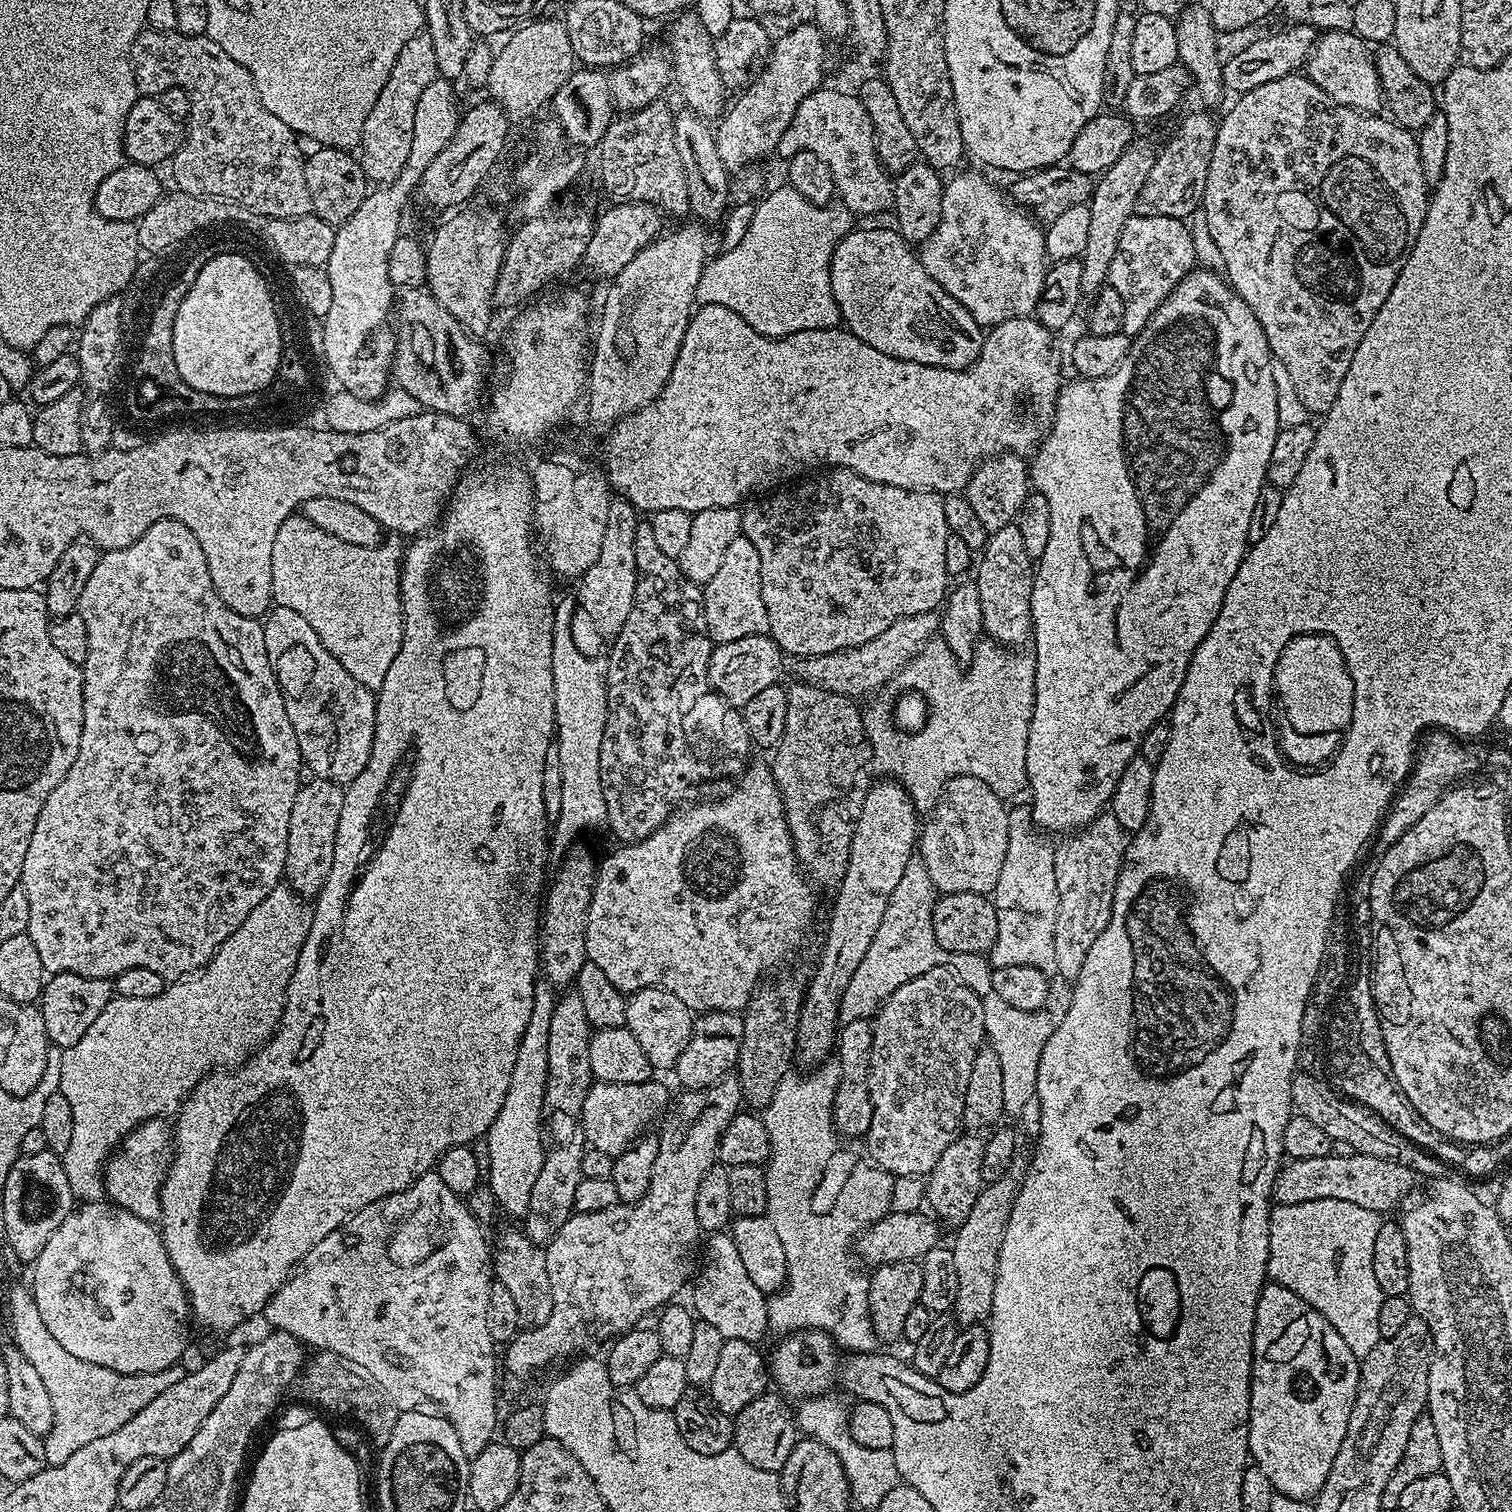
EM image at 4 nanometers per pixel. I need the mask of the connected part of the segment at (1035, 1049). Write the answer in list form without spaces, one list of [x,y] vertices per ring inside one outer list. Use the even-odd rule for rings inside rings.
[[[999,994],[983,996],[984,1030],[987,1043],[998,1054],[998,1062],[1002,1066],[1002,1102],[1004,1111],[1010,1117],[1020,1116],[1028,1108],[1028,1103],[1036,1100],[1038,1086],[1038,1062],[1042,1062],[1042,1050],[1046,1050],[1046,1042],[1050,1042],[1050,1034],[1056,1029],[1057,1021],[1052,1020],[1048,1010],[1031,1012],[1017,1010],[1005,1002]]]

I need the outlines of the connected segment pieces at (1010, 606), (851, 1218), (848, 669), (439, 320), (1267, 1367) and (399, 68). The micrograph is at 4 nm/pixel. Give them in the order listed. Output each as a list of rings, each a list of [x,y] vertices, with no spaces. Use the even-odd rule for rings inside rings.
[[[1015,522],[989,535],[980,554],[977,570],[974,581],[980,596],[985,635],[1005,647],[1016,648],[1025,645],[1032,633],[1035,565],[1033,557],[1026,551],[1022,532]]]
[[[825,1062],[809,1072],[812,1072],[809,1076],[785,1076],[774,1098],[762,1112],[772,1147],[772,1158],[766,1165],[766,1214],[770,1222],[774,1222],[774,1230],[778,1230],[782,1250],[786,1250],[788,1271],[784,1287],[768,1300],[768,1327],[779,1334],[820,1328],[829,1332],[841,1349],[875,1352],[878,1341],[868,1313],[868,1276],[858,1263],[852,1247],[864,1229],[878,1222],[891,1209],[894,1178],[875,1163],[860,1160],[859,1154],[848,1145],[851,1143],[841,1139],[836,1131],[832,1111],[834,1090],[840,1077],[839,1067],[835,1063]]]
[[[941,613],[914,614],[898,618],[894,626],[886,626],[878,638],[862,642],[862,646],[843,648],[821,656],[805,656],[799,661],[796,672],[801,681],[813,684],[822,690],[842,694],[849,698],[864,696],[875,688],[883,686],[887,680],[895,681],[901,670],[924,649],[924,645],[941,631]]]
[[[427,287],[423,288],[405,288],[399,293],[398,306],[395,309],[394,316],[400,319],[400,329],[396,332],[396,353],[391,353],[391,375],[395,383],[406,394],[413,398],[418,398],[421,409],[430,412],[441,412],[451,416],[467,417],[467,412],[472,412],[480,404],[480,399],[485,399],[486,389],[489,387],[488,363],[492,356],[488,353],[488,348],[477,337],[471,335],[461,326],[458,318],[434,298]]]
[[[1265,1283],[1264,1289],[1258,1294],[1258,1306],[1254,1314],[1248,1450],[1251,1463],[1255,1467],[1260,1468],[1262,1474],[1266,1474],[1266,1478],[1270,1478],[1270,1486],[1274,1486],[1277,1494],[1286,1498],[1294,1498],[1295,1500],[1311,1501],[1320,1493],[1326,1478],[1330,1474],[1330,1470],[1334,1466],[1334,1458],[1338,1458],[1338,1450],[1342,1446],[1342,1438],[1346,1438],[1346,1426],[1350,1422],[1350,1414],[1352,1413],[1352,1407],[1356,1401],[1356,1392],[1359,1388],[1360,1361],[1356,1359],[1354,1354],[1350,1354],[1350,1346],[1346,1346],[1346,1342],[1342,1342],[1341,1336],[1338,1335],[1338,1330],[1334,1330],[1334,1326],[1330,1326],[1330,1322],[1326,1322],[1326,1318],[1322,1318],[1322,1314],[1318,1314],[1318,1310],[1314,1310],[1314,1306],[1310,1306],[1305,1300],[1298,1298],[1298,1294],[1294,1294],[1294,1290],[1286,1290],[1286,1286],[1281,1284]]]
[[[426,34],[410,38],[410,42],[402,46],[398,58],[394,58],[394,70],[390,70],[390,78],[386,86],[382,86],[382,94],[378,94],[378,102],[374,102],[374,110],[370,110],[364,131],[360,133],[358,148],[364,151],[362,163],[369,181],[383,186],[398,179],[410,158],[418,101],[426,86],[439,76],[438,61],[434,58],[434,42],[430,42]]]

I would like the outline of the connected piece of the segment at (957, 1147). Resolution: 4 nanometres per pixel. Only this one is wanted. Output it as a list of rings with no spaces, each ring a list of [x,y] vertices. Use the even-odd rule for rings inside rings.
[[[980,1134],[957,1136],[950,1146],[946,1146],[946,1150],[942,1150],[938,1162],[934,1162],[934,1170],[926,1177],[927,1207],[941,1225],[949,1224],[949,1229],[959,1228],[966,1218],[970,1218],[970,1210],[974,1210],[974,1202],[978,1202],[980,1189],[985,1187],[986,1178],[982,1174],[984,1141],[985,1137]]]

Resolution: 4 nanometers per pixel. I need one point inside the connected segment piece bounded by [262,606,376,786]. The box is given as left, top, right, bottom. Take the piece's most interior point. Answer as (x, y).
(334, 718)

